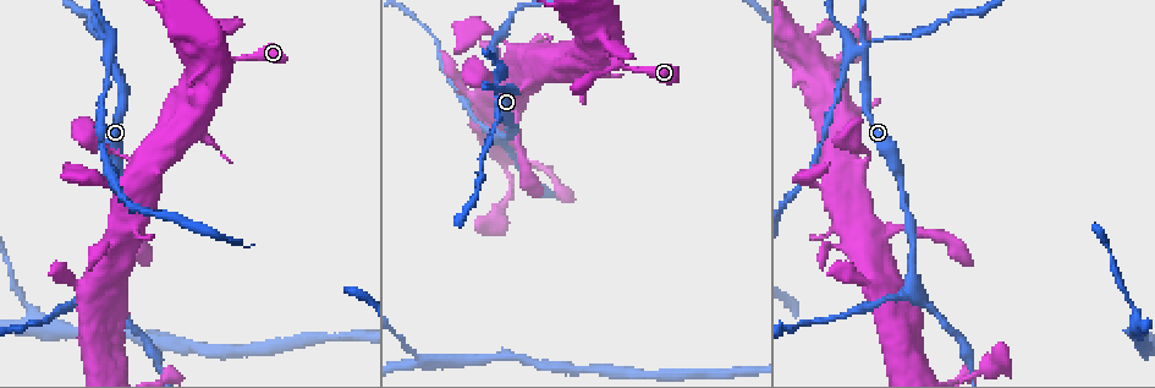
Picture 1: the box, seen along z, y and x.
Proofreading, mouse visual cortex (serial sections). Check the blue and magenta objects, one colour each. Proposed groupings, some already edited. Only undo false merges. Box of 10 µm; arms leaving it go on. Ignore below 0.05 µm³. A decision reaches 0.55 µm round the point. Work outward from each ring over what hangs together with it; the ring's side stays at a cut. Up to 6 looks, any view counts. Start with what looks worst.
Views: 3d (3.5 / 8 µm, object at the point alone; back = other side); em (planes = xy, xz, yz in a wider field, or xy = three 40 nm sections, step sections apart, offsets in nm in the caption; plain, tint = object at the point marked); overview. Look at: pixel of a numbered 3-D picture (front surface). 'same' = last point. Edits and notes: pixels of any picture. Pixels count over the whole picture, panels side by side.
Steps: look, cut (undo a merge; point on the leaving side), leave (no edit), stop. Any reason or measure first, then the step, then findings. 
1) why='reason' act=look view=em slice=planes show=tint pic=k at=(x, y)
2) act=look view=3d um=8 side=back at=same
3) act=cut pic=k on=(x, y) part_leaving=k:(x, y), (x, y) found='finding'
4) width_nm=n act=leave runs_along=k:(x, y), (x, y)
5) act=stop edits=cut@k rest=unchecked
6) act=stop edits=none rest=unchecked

act=look view=3d um=3.5 pic=1 at=(107, 51)

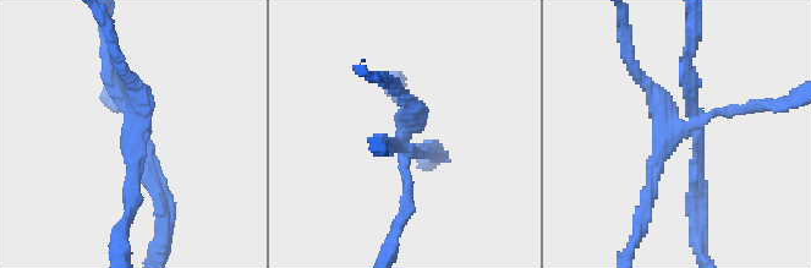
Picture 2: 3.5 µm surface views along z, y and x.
why='now the EM' act=look view=em slice=xy step=1 show=plain pic=2 at=(131, 131)

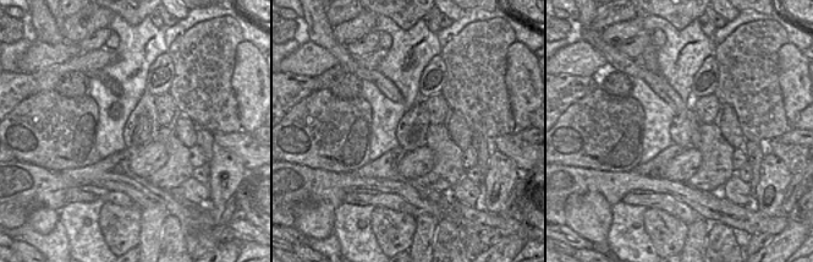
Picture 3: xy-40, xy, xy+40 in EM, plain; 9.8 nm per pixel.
why='where the object lies' act=look view=em slice=xy step=1 show=tint at=same

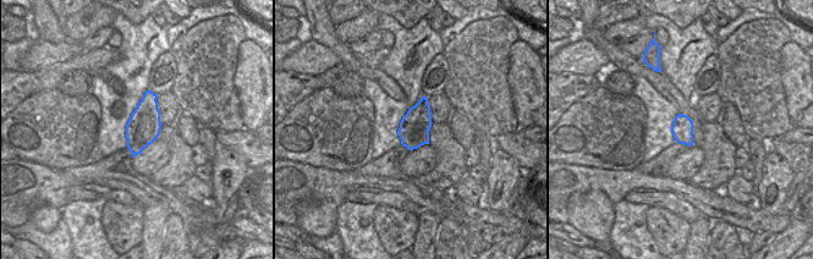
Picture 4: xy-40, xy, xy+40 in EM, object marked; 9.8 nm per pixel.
width_nm=300 act=cut pic=2 on=(147, 119) part_leaving=2:(131, 132), (136, 174), (120, 234) found='a second cell is stuck on'

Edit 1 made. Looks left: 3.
why='redraw' act=look view=overview

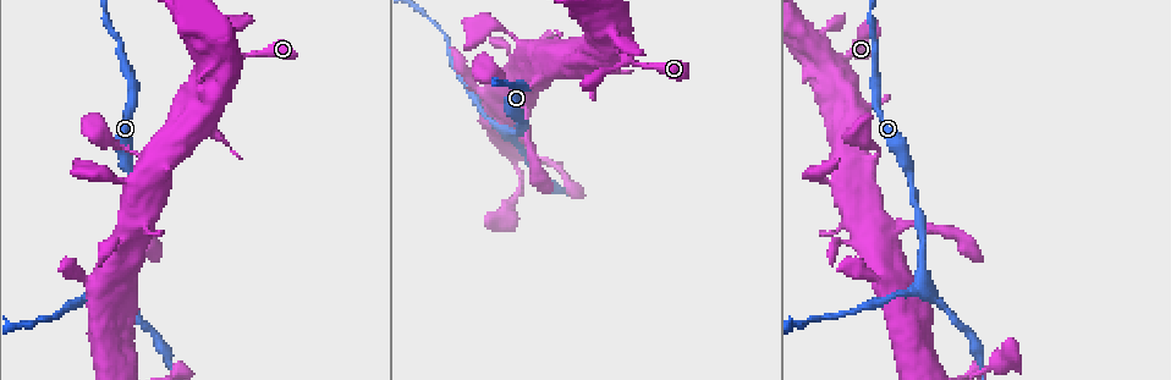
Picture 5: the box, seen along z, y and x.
why='three arms meet' act=look view=3d um=3.5 pic=5 at=(505, 134)

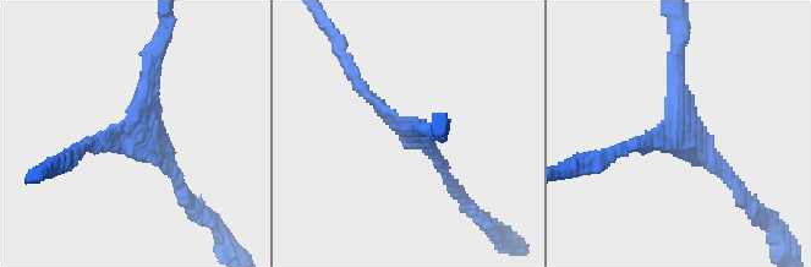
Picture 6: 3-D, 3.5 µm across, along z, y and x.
act=look view=em slice=xy step=2 show=tint pic=6 at=(680, 138)

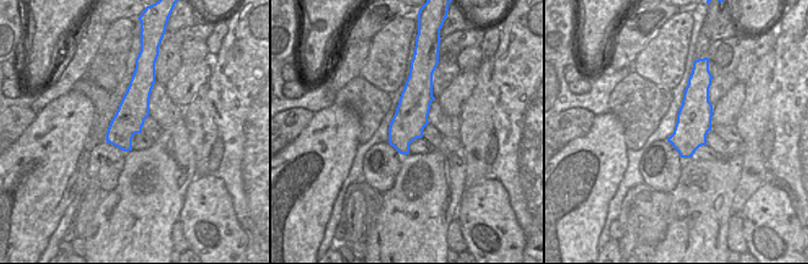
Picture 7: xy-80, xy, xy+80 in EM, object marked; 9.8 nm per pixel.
act=leave found='continuous, no second cell'

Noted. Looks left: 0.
act=stop edits=cut@2 rest=unchecked

